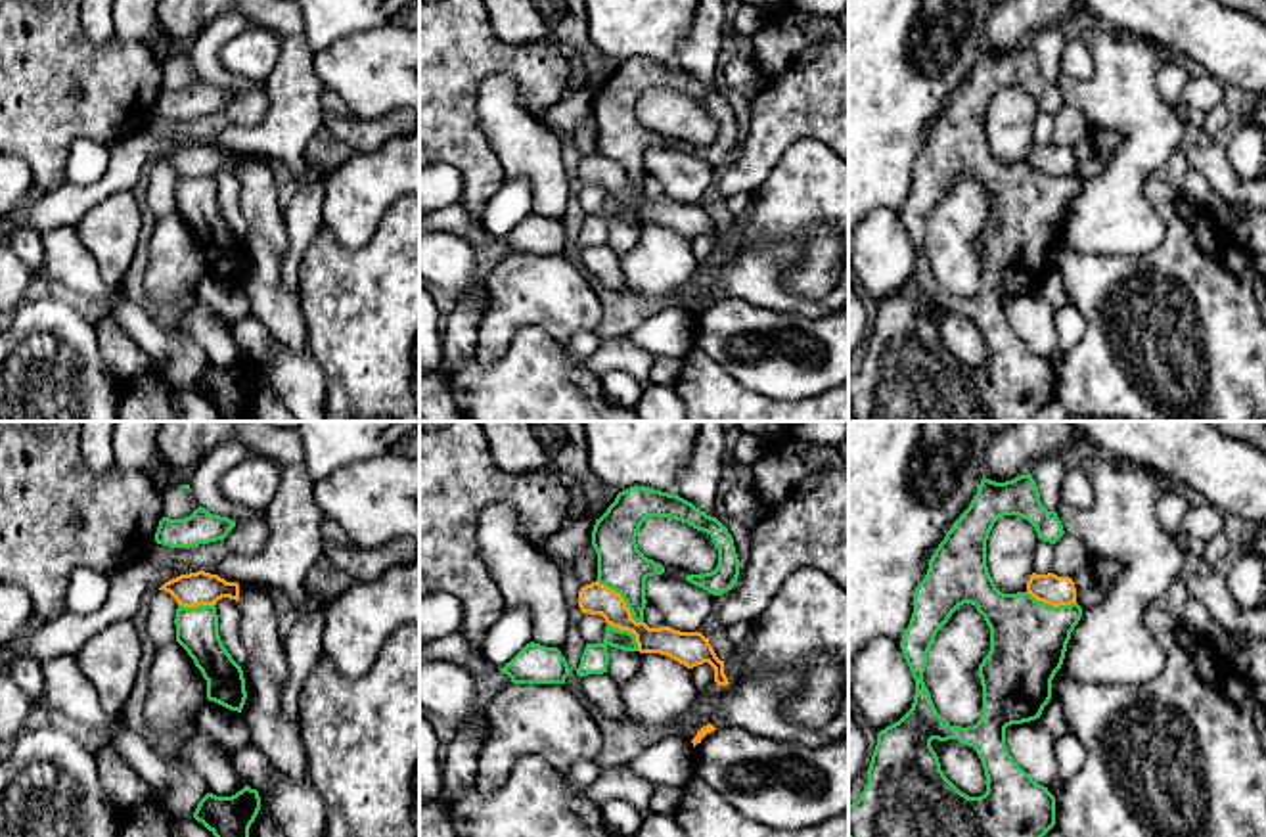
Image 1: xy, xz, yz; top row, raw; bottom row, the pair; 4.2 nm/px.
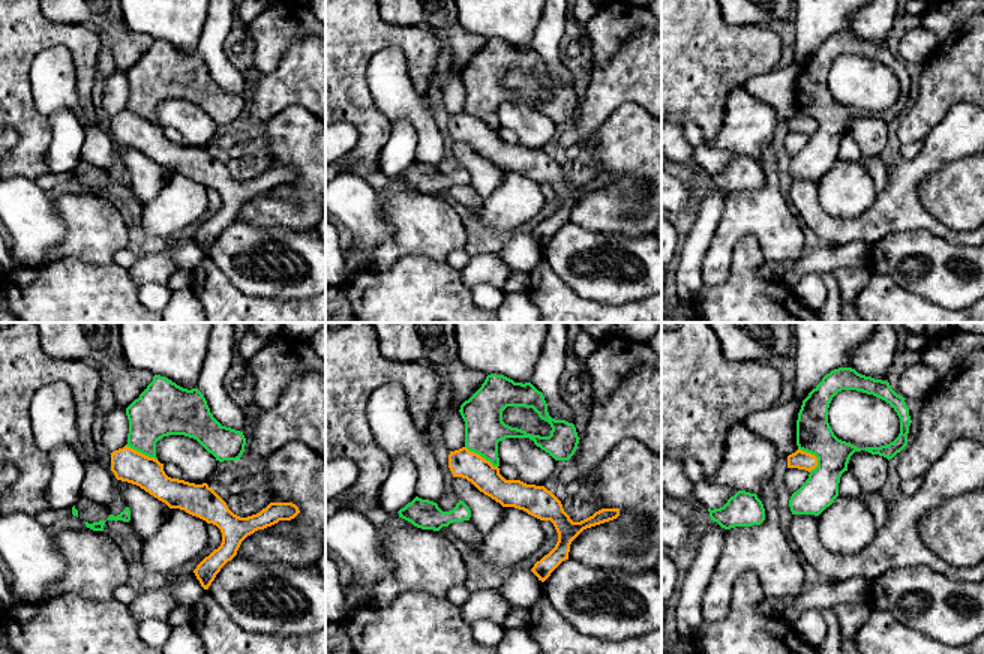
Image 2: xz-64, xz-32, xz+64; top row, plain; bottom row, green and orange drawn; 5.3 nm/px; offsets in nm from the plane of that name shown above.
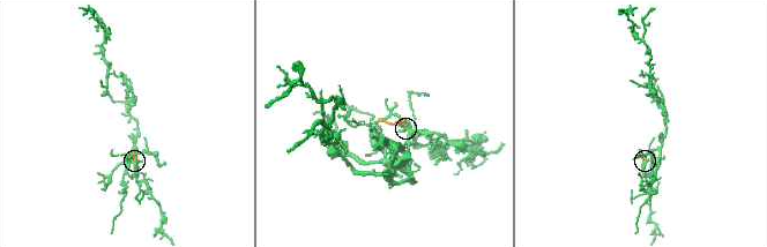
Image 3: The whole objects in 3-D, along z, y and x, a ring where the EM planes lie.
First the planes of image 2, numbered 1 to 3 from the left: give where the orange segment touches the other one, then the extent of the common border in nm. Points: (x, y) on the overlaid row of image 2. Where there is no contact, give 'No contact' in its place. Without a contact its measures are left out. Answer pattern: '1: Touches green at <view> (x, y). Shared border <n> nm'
1: Touches green at xz-64 (141, 452). Shared border 190 nm
2: Touches green at xz-32 (482, 456). Shared border 200 nm
3: Touches green at xz+64 (813, 453). Shared border 150 nm

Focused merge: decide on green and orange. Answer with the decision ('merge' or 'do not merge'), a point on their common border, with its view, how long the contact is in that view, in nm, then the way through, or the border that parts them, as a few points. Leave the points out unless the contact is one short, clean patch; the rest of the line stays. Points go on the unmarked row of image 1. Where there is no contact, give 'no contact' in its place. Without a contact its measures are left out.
do not merge | xz (623, 169) | 260 nm

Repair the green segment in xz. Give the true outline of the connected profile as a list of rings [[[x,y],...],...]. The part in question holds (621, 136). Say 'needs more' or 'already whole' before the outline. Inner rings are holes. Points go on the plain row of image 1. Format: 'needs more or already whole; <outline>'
already whole; [[[630,57],[596,90],[592,117],[598,124],[598,153],[622,167],[636,193],[644,193],[645,151],[665,144],[665,138],[647,130],[636,115],[647,88],[676,90],[707,103],[718,121],[718,136],[711,144],[688,146],[686,151],[712,167],[732,161],[739,147],[739,130],[728,100],[678,65]]]

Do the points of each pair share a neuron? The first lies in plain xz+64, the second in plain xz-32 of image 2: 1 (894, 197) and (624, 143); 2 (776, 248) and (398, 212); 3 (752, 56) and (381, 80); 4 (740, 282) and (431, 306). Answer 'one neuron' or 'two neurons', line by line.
1: one neuron
2: one neuron
3: two neurons
4: one neuron

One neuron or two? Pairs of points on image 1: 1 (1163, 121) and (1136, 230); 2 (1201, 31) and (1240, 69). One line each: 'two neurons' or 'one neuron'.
1: one neuron
2: one neuron

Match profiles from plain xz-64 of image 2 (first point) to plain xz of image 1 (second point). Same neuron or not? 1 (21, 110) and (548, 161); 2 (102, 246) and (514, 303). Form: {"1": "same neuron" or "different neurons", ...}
{"1": "different neurons", "2": "same neuron"}

